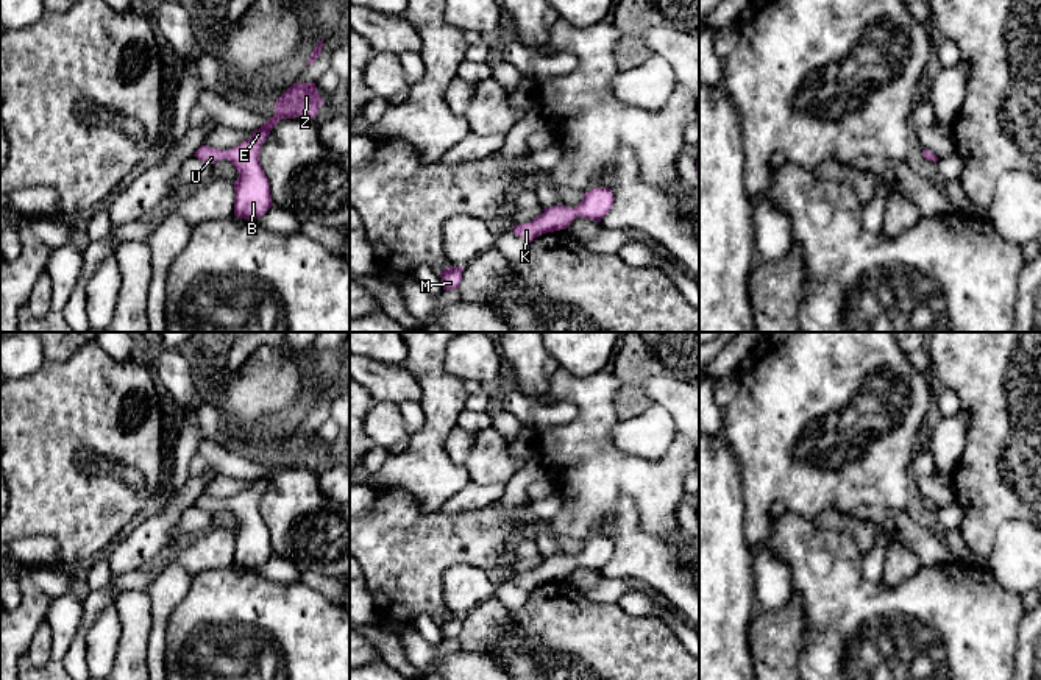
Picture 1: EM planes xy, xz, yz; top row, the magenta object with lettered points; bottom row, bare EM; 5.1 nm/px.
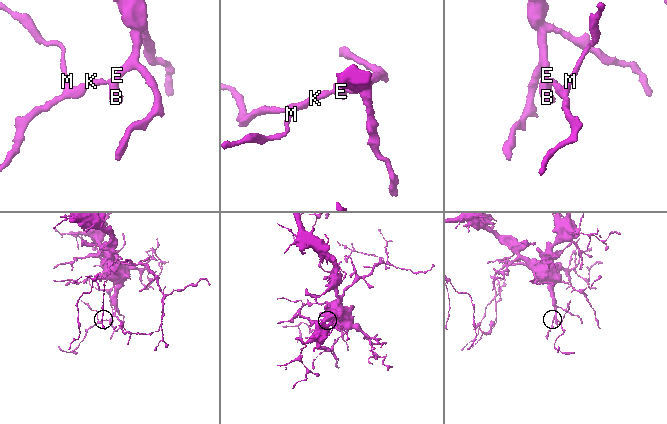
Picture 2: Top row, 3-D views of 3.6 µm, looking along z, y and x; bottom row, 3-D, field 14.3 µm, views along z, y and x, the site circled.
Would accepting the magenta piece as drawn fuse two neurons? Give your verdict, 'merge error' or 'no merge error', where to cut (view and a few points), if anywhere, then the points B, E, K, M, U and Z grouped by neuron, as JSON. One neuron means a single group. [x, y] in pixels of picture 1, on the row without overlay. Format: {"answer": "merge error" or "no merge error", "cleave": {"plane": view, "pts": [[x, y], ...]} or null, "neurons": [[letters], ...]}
{"answer": "no merge error", "cleave": null, "neurons": [["B", "E", "K", "M", "U", "Z"]]}

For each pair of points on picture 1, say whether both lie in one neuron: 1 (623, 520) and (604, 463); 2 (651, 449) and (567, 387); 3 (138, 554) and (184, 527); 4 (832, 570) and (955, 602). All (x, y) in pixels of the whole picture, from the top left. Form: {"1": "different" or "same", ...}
{"1": "different", "2": "different", "3": "different", "4": "same"}

